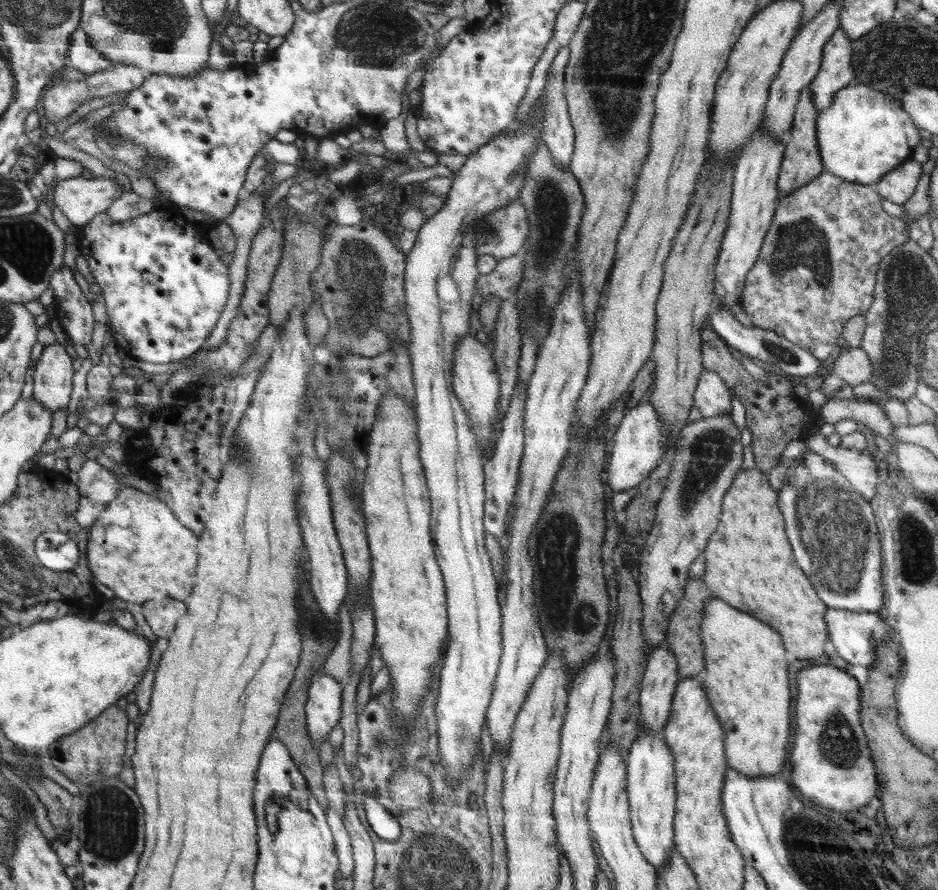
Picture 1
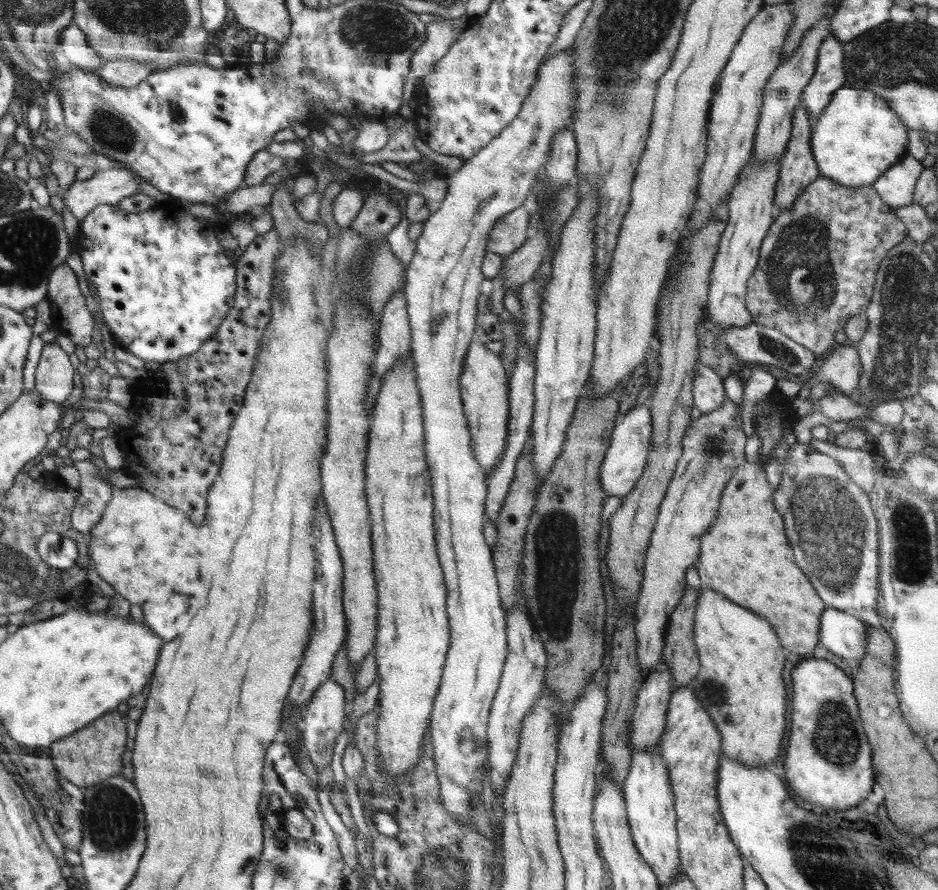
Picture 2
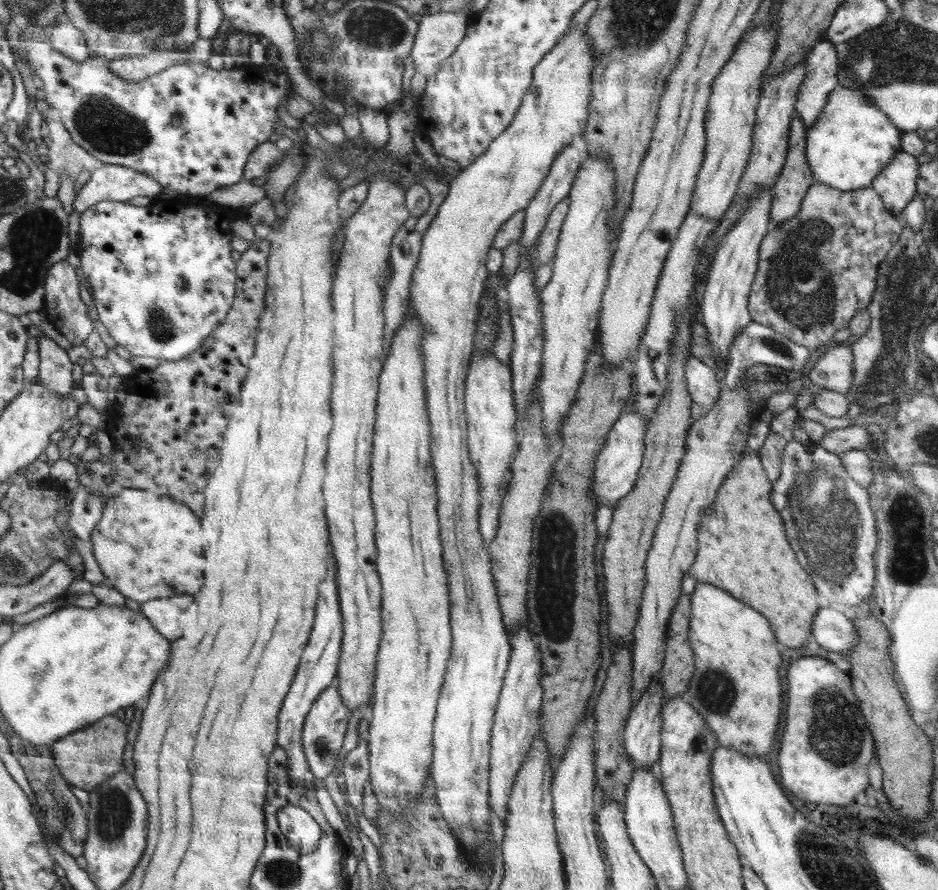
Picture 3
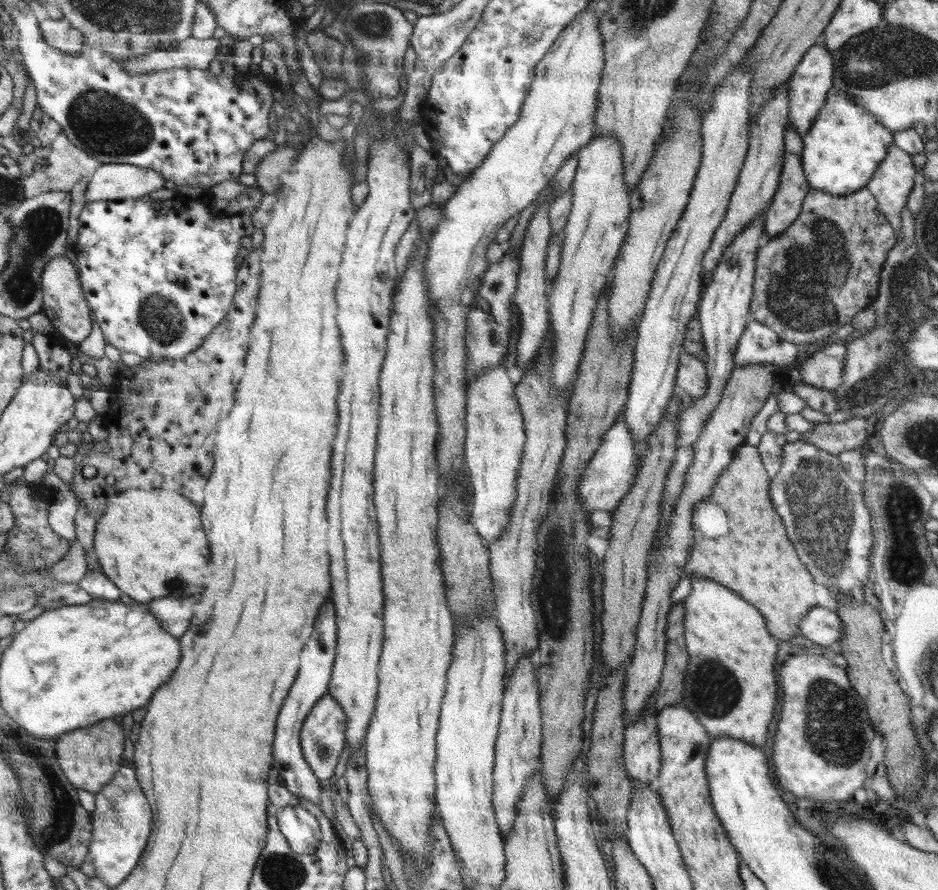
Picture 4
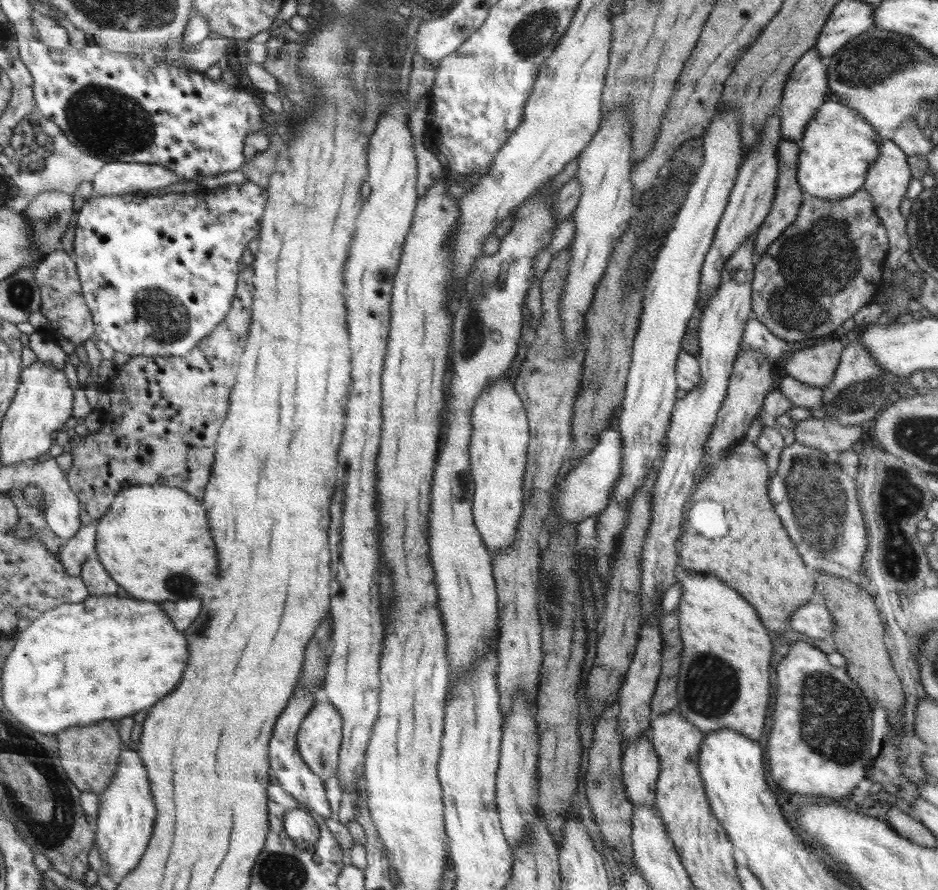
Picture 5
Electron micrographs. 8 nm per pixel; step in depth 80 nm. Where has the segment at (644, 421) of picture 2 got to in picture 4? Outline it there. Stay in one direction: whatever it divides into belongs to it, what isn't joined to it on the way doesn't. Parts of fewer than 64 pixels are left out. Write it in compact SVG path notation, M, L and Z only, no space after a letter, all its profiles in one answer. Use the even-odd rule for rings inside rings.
M620 418L604 433L600 446L588 461L579 478L577 495L584 510L608 510L614 512L620 500L631 489L634 476L638 470L638 462L634 452L633 436Z

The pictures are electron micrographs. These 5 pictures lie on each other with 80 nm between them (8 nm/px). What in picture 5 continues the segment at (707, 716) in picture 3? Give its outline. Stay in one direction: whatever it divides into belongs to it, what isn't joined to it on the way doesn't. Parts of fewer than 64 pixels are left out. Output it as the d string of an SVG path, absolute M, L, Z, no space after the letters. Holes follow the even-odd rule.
M685 571L682 588L684 593L677 607L683 649L680 653L679 681L675 690L678 694L676 709L704 733L732 729L758 741L764 732L764 720L770 700L768 692L773 639L768 636L768 630L762 625L756 609L716 576Z

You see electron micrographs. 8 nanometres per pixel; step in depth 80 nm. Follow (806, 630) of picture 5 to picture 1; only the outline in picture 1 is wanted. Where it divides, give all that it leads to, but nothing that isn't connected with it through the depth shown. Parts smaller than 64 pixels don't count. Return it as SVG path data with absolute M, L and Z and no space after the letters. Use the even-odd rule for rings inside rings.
M828 608L825 612L828 640L833 652L844 658L852 665L871 667L875 663L875 648L884 641L892 642L888 626L877 615L876 611L856 611Z

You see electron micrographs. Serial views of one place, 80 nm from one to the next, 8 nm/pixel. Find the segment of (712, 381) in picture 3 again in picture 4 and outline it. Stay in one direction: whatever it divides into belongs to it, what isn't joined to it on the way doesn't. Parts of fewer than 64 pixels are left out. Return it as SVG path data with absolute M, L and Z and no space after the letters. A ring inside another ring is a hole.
M682 352L679 359L679 367L675 384L687 392L692 398L704 396L707 391L707 377L705 364L702 360Z

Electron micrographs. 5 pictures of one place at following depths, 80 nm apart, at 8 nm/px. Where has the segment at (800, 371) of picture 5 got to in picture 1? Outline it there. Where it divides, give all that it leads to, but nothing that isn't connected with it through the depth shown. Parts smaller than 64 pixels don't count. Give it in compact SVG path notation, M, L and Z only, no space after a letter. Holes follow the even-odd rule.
M860 347L850 348L842 351L840 356L834 360L830 373L840 376L840 378L855 387L861 382L866 382L872 374L872 363L866 353Z

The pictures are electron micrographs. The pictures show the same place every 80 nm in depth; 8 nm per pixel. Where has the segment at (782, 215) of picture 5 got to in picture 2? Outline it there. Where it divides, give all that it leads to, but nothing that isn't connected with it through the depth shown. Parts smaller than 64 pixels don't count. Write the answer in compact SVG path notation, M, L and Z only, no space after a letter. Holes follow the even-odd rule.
M800 102L794 112L790 140L788 140L785 154L780 161L780 170L774 195L776 214L779 214L782 210L788 210L795 203L795 200L799 198L800 194L804 192L804 189L819 177L816 161L812 157L811 130L813 127L814 123L811 122L806 107Z

